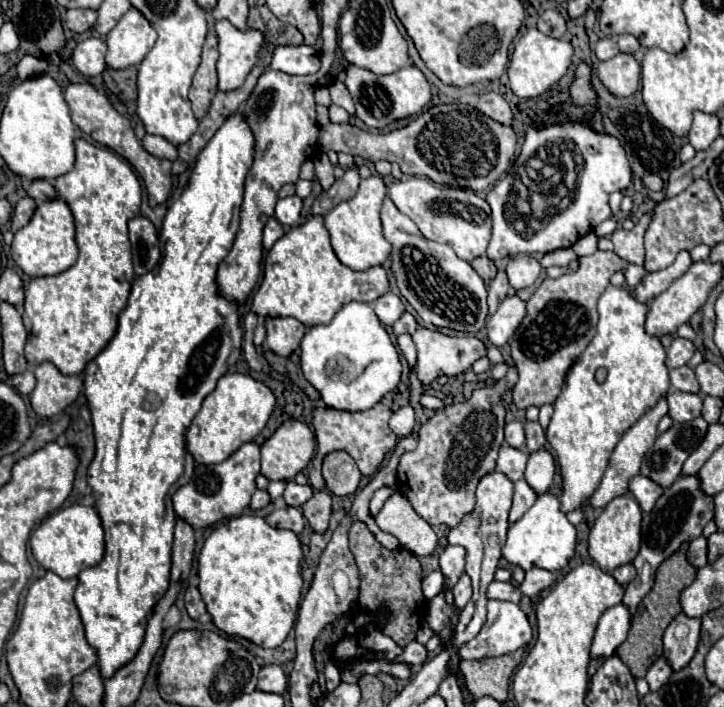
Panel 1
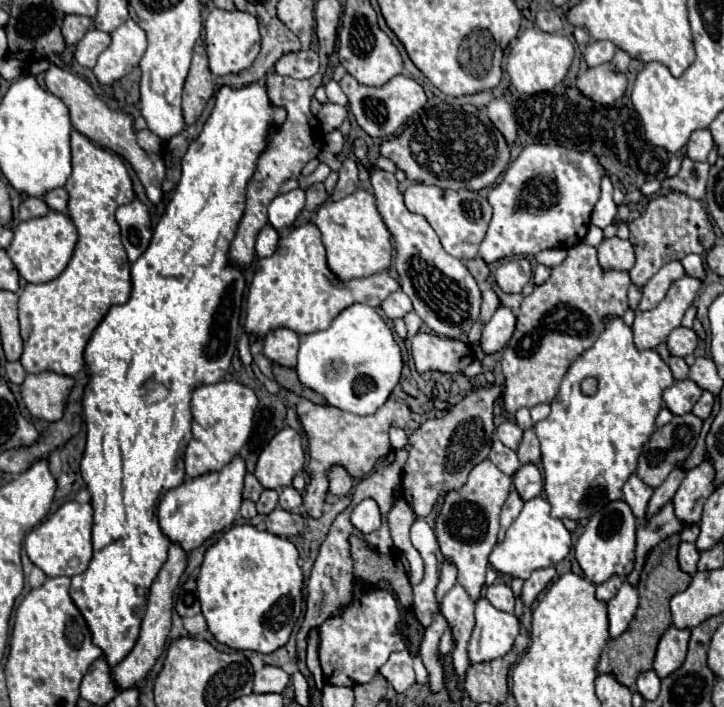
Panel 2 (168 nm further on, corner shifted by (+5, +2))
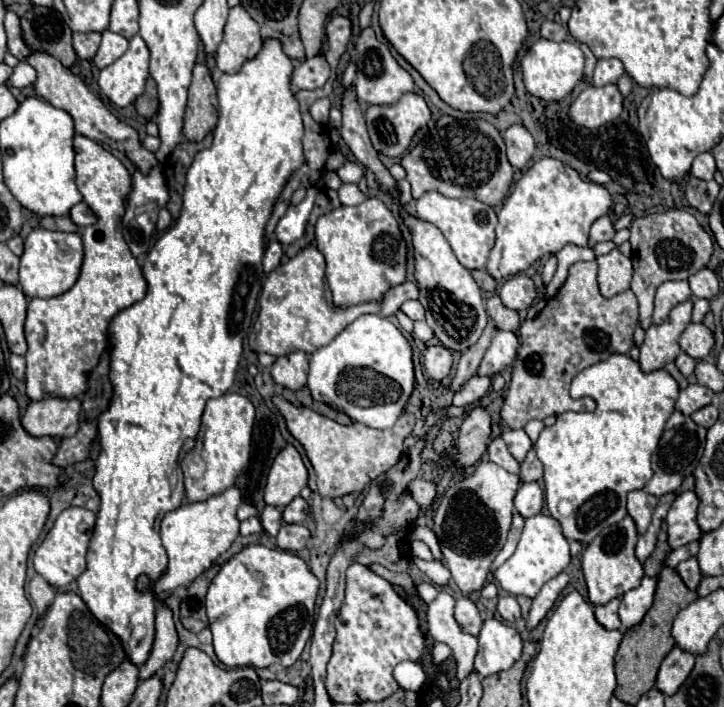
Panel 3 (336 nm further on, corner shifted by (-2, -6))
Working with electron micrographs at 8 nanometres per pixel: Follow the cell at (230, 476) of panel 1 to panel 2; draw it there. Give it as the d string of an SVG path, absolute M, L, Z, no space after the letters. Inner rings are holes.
M235 457L221 471L211 471L199 477L185 477L185 481L179 487L167 491L159 503L157 515L163 533L189 553L195 547L199 547L205 539L209 539L213 533L231 527L243 501L241 491L245 473L245 459Z

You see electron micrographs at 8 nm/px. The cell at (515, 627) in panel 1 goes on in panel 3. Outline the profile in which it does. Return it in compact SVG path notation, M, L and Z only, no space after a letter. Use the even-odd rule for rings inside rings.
M488 617L478 635L478 655L476 655L476 673L488 677L500 671L510 669L522 653L522 639L518 631L496 617Z

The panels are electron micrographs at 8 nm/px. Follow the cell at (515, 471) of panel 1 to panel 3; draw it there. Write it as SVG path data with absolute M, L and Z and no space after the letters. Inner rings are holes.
M496 437L496 439L492 439L492 441L488 443L488 457L490 457L490 461L498 463L498 465L504 467L506 471L510 471L510 473L514 473L514 475L520 473L520 463L510 455L506 443L504 443L500 437Z

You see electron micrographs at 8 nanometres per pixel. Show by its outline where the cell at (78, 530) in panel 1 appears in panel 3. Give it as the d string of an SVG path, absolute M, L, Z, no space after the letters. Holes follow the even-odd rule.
M68 507L58 515L58 519L54 521L54 527L48 531L46 539L40 543L40 547L34 553L34 569L50 585L54 587L70 585L74 579L78 579L84 573L86 549L90 543L94 521L96 521L96 515L84 507Z

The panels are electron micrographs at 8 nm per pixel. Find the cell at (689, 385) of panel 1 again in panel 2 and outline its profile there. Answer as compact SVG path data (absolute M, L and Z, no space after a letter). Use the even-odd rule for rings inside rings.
M671 357L671 359L669 359L669 367L671 367L671 371L673 371L675 381L687 379L687 371L689 371L689 367L687 367L687 363L685 363L681 357Z

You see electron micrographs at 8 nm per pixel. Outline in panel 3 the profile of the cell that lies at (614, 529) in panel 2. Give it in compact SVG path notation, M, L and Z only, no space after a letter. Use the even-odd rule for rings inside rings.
M626 515L618 525L606 527L582 553L582 571L588 585L588 597L592 605L606 605L608 601L622 597L626 591L640 585L644 569L634 555L636 547L636 527L632 517Z

